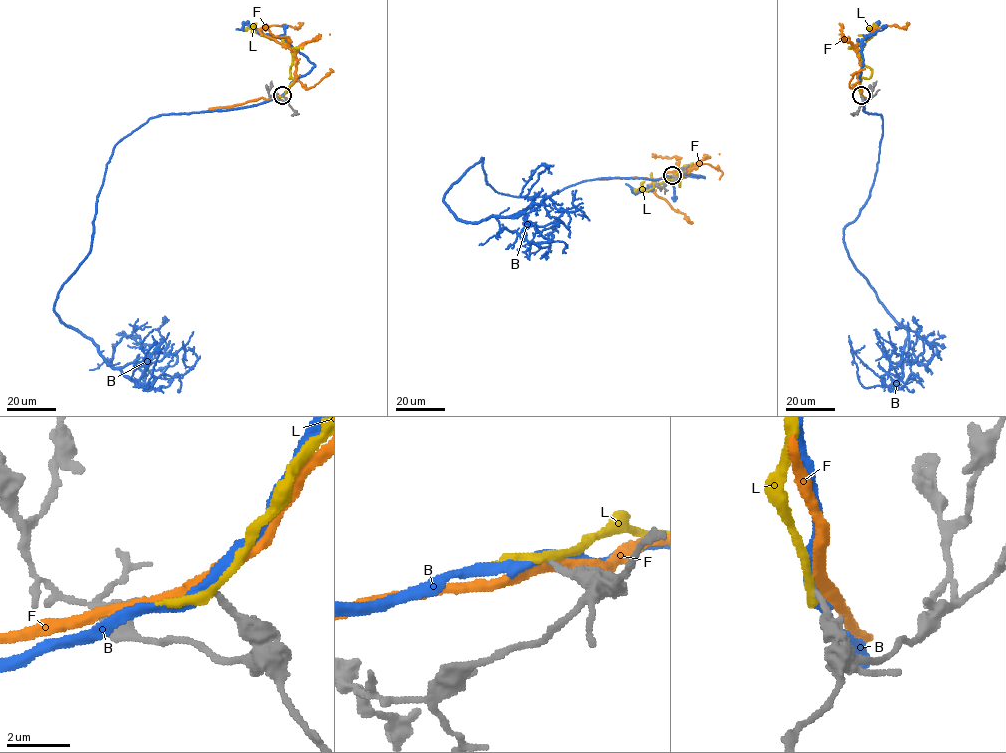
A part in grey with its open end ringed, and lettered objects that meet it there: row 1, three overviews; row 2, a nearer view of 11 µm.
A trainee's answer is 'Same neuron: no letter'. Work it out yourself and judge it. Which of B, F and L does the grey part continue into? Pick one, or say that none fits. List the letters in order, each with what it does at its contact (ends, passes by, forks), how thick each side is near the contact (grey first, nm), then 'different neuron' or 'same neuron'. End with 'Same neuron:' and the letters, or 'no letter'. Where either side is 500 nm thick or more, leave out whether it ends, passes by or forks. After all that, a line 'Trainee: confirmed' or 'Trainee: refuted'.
B: it passes by; calibres 190 and 320 nm; different neuron
F: it passes by; calibres 170 and 360 nm; different neuron
L: it passes by; calibres 190 and 240 nm; different neuron
Same neuron: no letter
Trainee: confirmed

